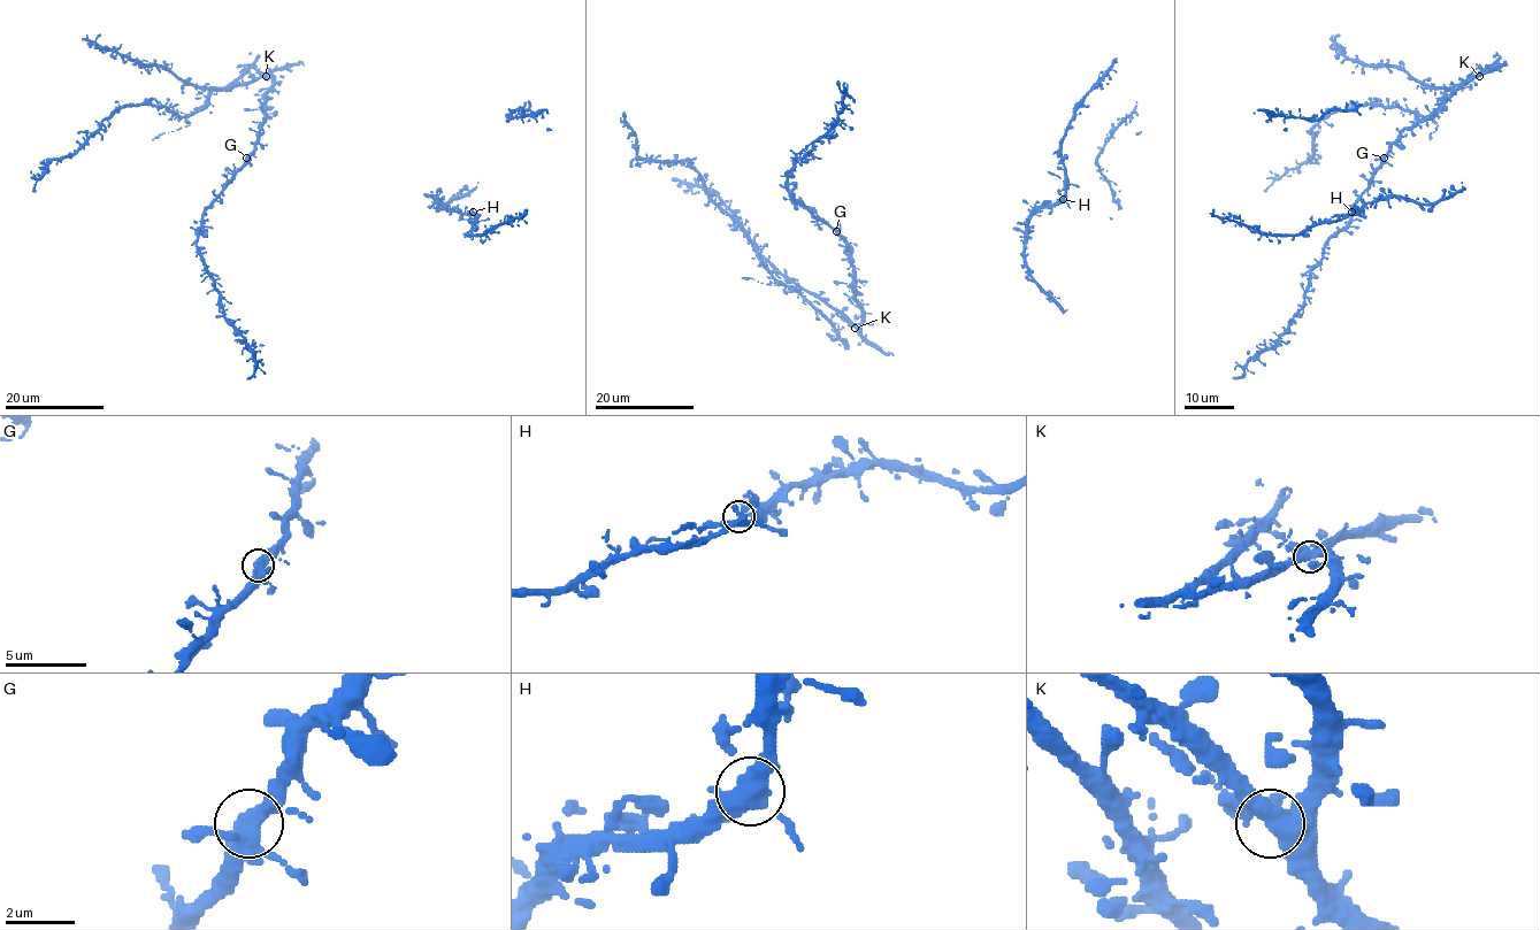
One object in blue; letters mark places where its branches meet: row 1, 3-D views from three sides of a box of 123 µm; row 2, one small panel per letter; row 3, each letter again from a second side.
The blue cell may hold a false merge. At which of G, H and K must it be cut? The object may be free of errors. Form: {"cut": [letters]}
{"cut": []}

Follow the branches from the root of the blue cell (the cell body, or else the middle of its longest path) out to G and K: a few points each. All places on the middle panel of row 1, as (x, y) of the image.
G: (856, 244), (850, 245), (836, 231)
K: (856, 244), (849, 245), (853, 300), (860, 310), (860, 322), (855, 328)

